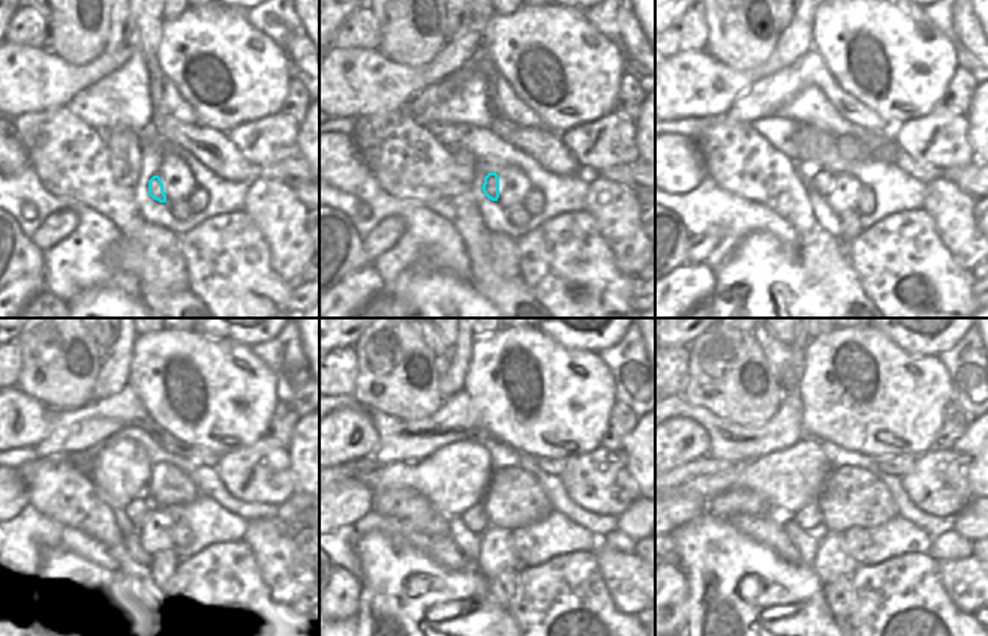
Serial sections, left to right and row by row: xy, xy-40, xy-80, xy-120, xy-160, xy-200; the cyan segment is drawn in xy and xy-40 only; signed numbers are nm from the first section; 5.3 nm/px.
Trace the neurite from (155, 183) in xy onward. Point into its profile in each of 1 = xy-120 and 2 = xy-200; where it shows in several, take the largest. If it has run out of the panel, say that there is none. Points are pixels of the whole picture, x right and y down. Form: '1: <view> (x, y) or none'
1: xy-120 (138, 510)
2: xy-200 (810, 518)

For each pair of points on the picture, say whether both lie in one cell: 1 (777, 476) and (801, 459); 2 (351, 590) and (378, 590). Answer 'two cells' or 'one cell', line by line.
1: one cell
2: two cells

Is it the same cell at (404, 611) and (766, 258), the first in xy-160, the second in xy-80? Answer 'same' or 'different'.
same

